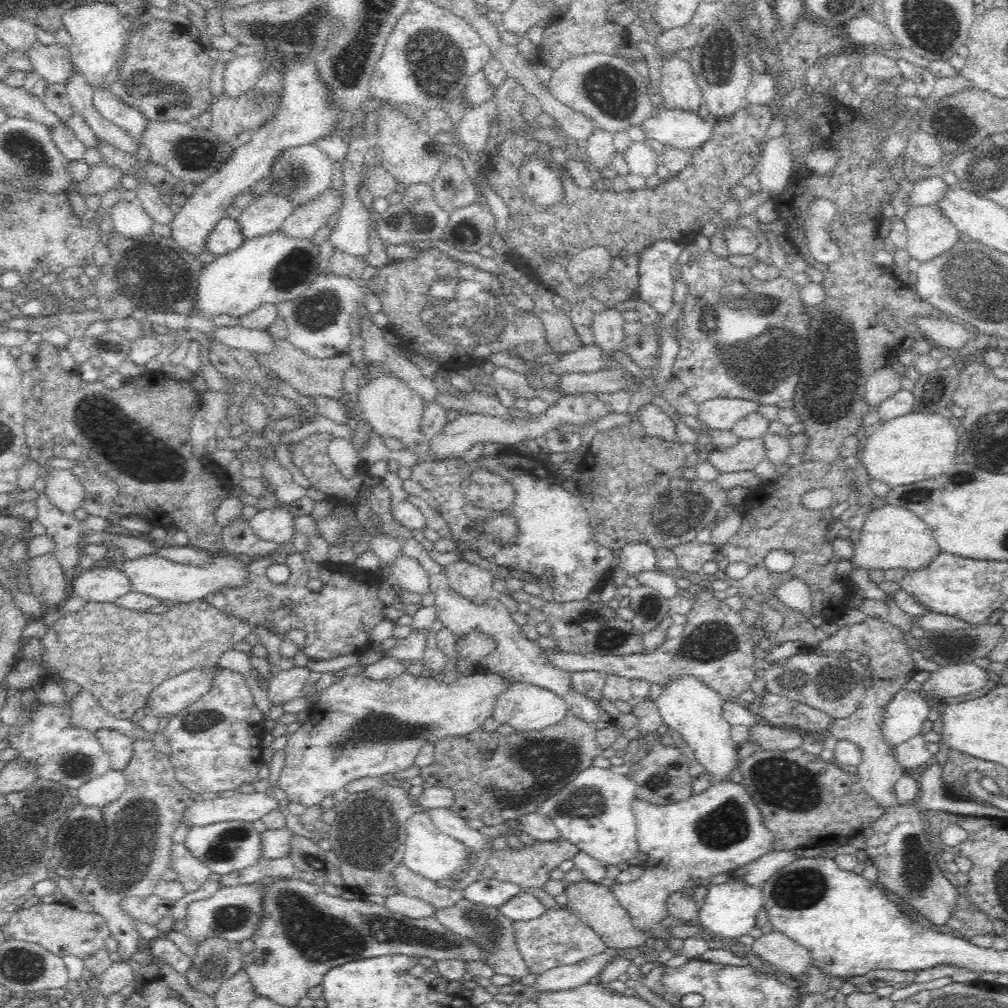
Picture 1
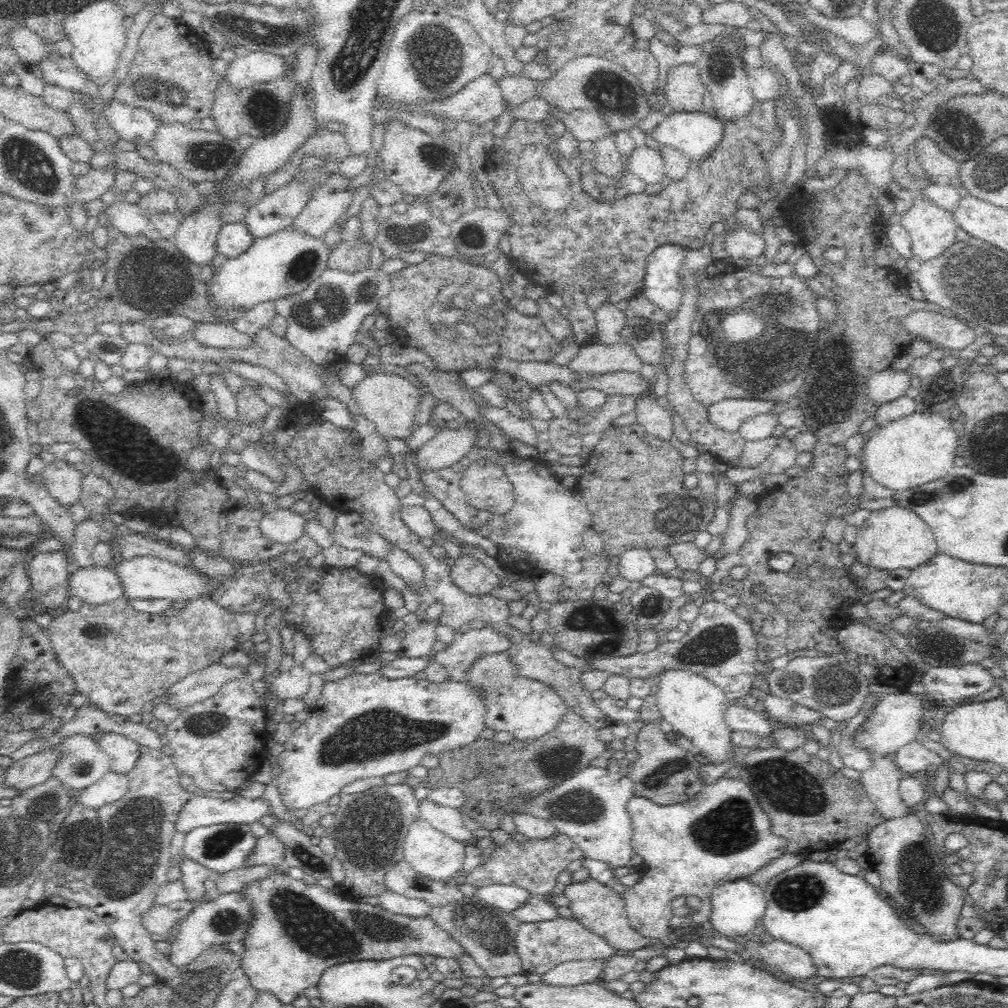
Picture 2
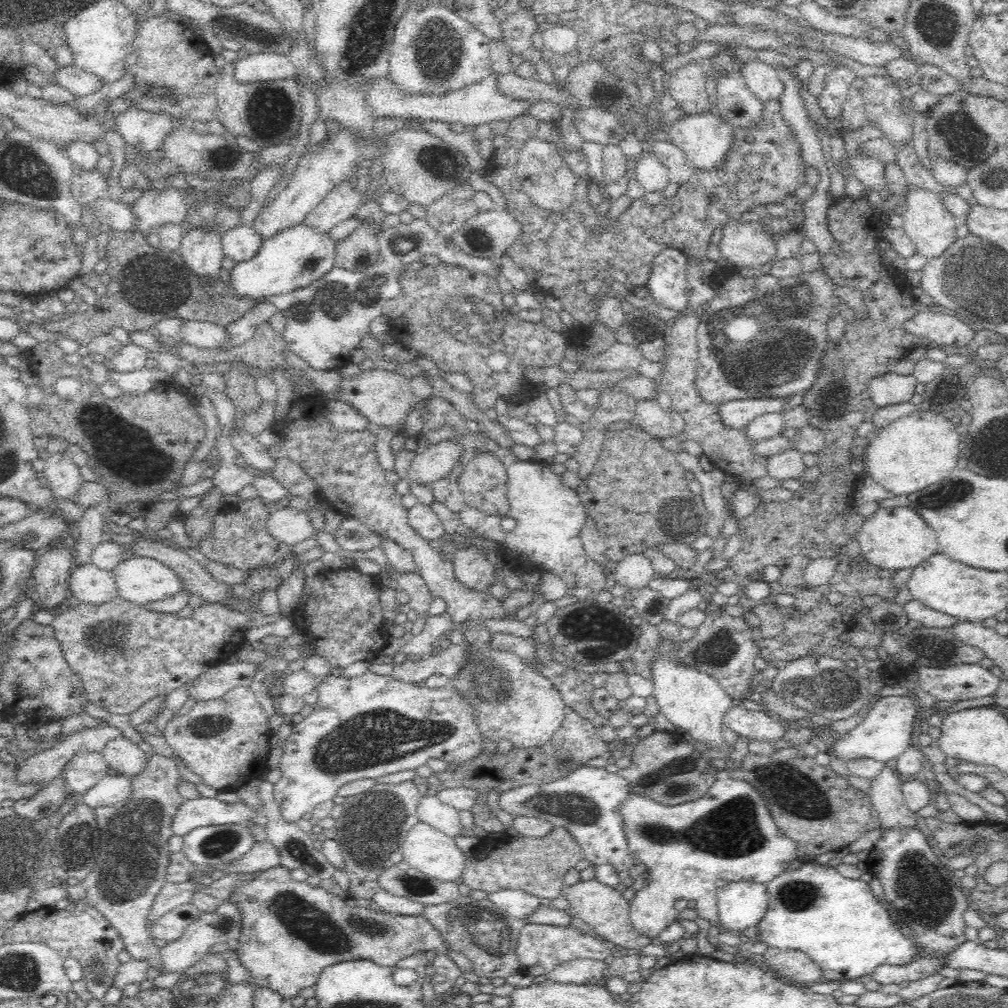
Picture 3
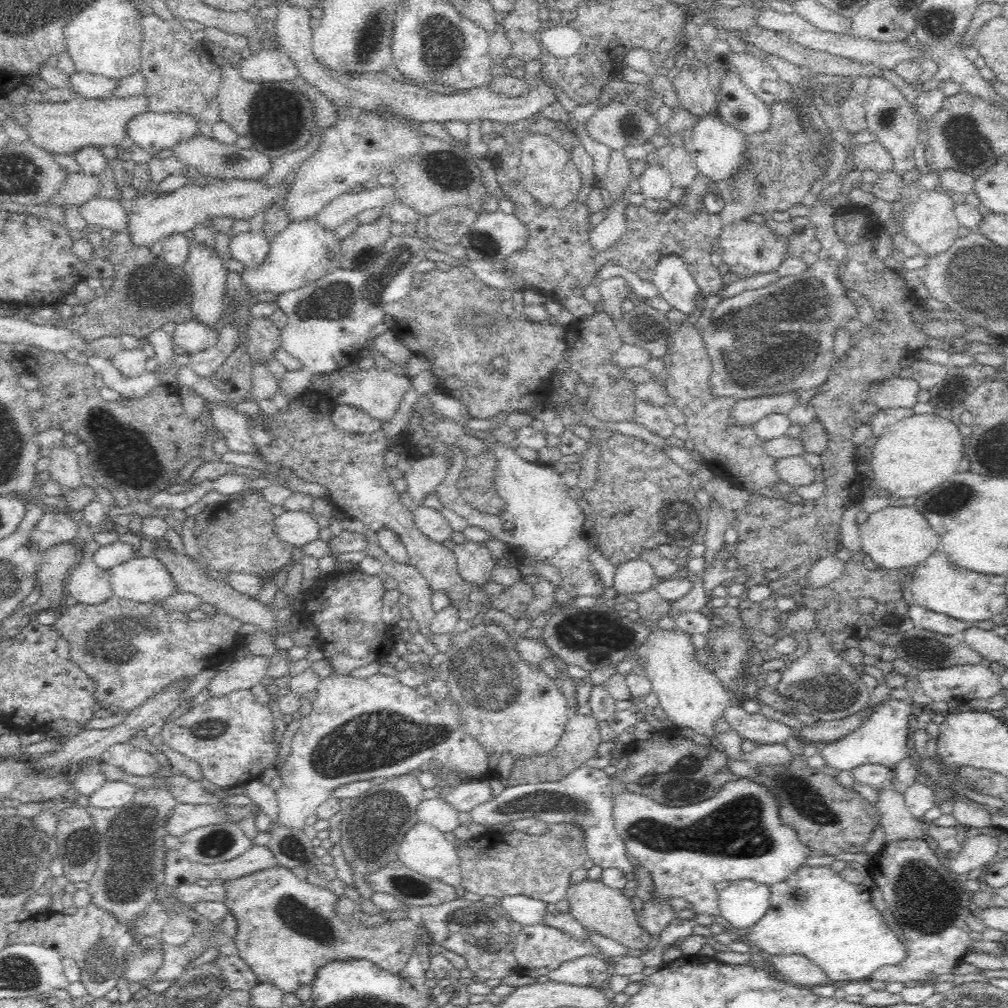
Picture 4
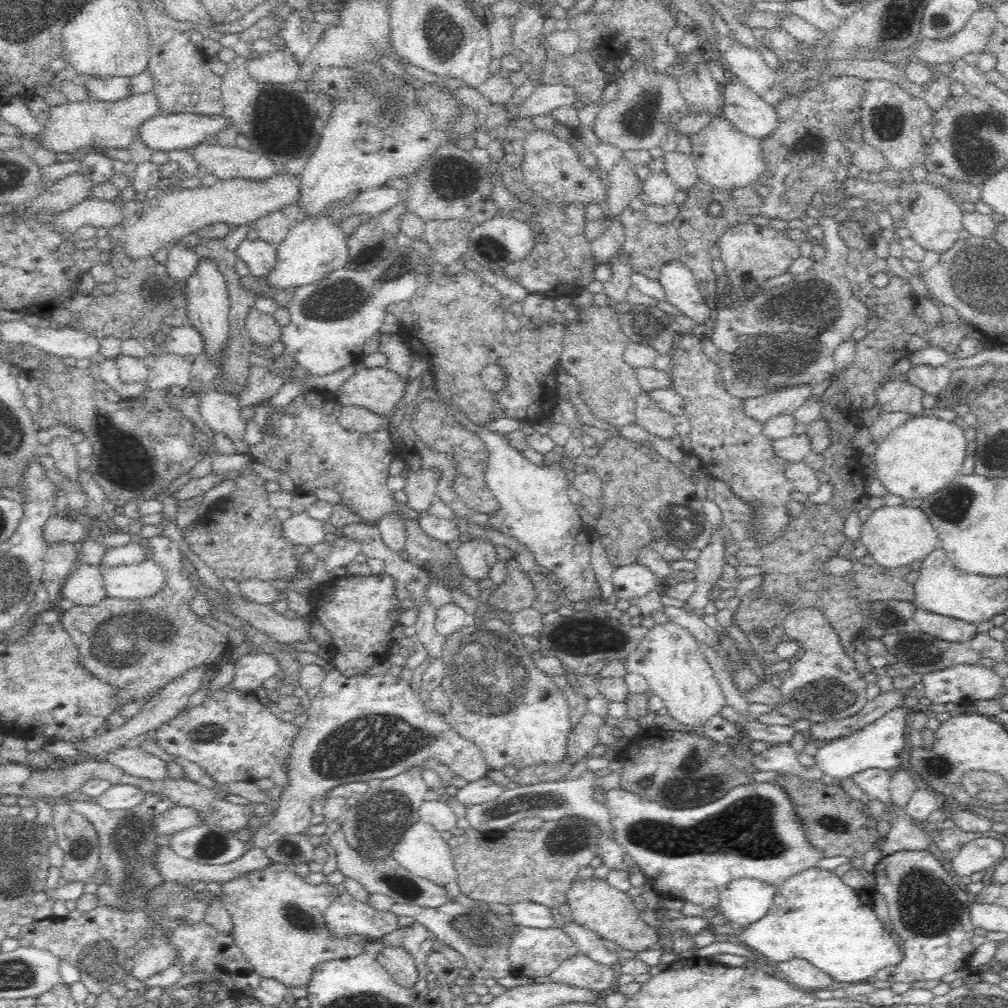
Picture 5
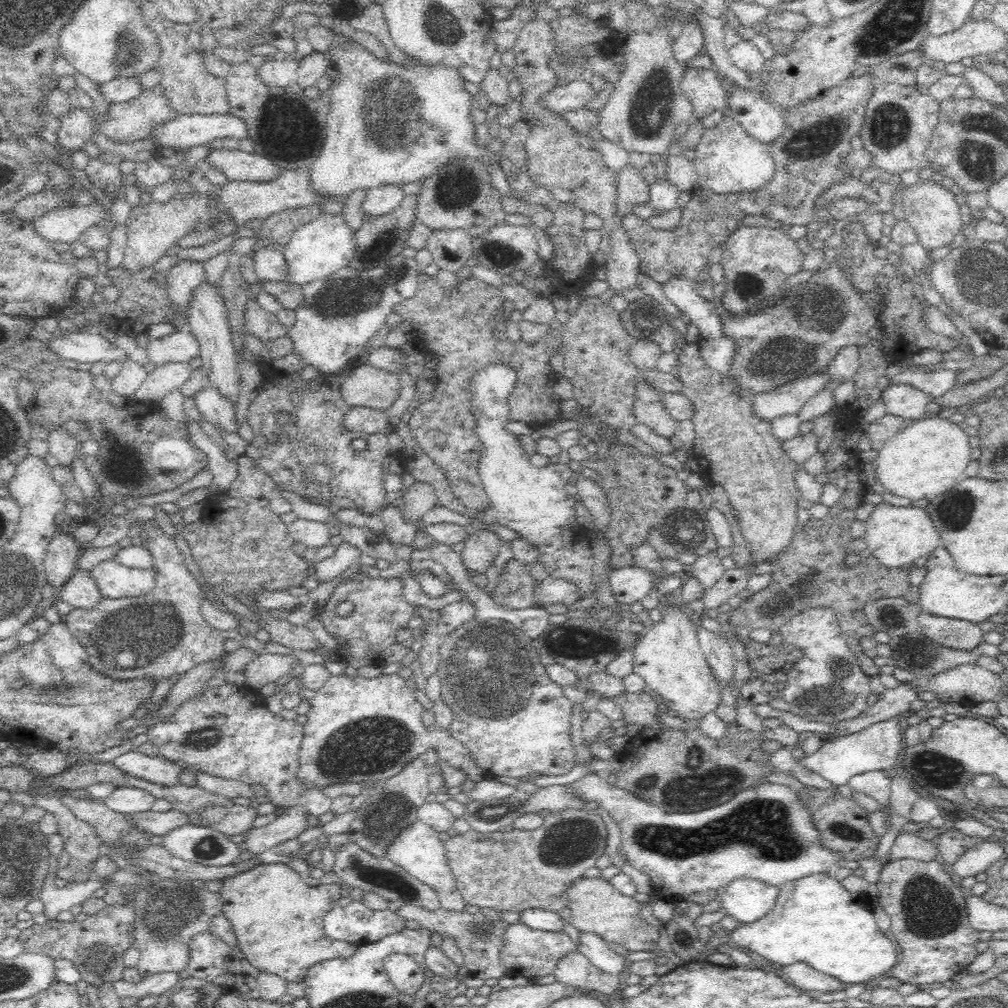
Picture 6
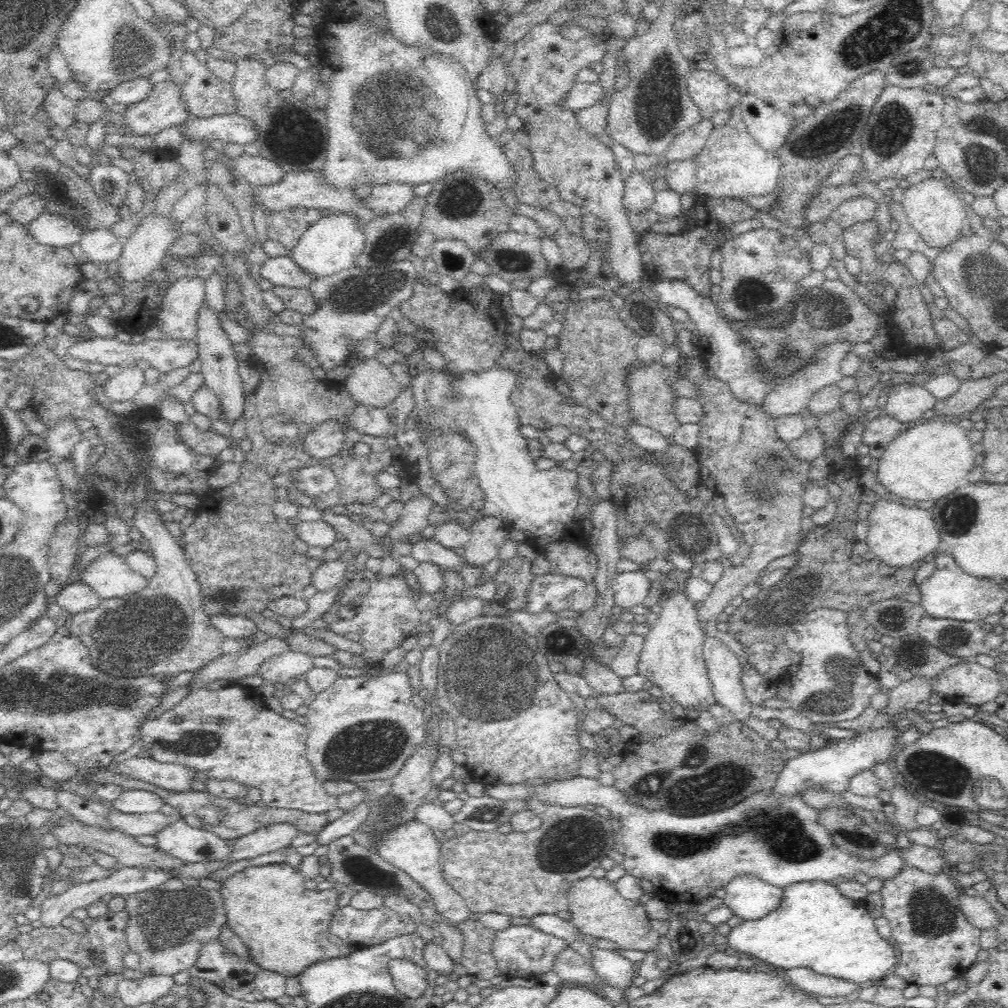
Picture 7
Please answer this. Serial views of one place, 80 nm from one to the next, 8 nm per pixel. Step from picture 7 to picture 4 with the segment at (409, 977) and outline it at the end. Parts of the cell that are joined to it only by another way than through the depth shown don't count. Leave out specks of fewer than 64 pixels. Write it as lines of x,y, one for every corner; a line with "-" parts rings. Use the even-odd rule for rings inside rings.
278,864
236,880
229,880
224,887
226,893
223,904
236,921
236,934
233,936
233,941
236,943
239,955
254,971
259,982
271,982
284,993
294,993
296,988
310,984
318,968
334,960
367,958
391,975
400,978
399,974
410,960
418,936
422,932
427,932
422,923
414,923
411,919
390,921
385,925
369,929
348,927
332,909
337,904
337,896
330,889
327,889
324,884
315,886
306,880
298,879
292,873
292,869

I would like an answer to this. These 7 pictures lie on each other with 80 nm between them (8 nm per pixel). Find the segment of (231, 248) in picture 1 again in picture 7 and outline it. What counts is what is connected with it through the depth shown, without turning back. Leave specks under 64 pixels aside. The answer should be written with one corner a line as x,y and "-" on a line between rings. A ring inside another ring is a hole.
270,257
260,270
260,276
275,286
294,290
310,290
320,279
308,275
289,257

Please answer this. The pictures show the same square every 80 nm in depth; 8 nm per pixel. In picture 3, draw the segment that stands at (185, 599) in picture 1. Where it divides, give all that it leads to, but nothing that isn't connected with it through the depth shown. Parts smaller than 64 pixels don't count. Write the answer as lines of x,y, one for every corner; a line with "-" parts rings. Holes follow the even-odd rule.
150,557
123,560
112,570
119,598
140,606
164,600
182,591
182,581
169,566

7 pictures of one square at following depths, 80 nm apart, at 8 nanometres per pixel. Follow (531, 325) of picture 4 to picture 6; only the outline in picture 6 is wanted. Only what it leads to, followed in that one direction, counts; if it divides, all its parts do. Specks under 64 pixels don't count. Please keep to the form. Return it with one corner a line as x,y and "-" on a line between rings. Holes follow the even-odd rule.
422,270
418,274
417,284
416,295
401,302
398,314
414,326
412,341
415,341
419,352
438,357
439,365
436,394
432,400
410,412
408,430
430,460
440,467
454,497
469,511
477,513
490,504
477,473
482,445
475,434
474,415
468,411
470,380
476,372
489,364
503,364
517,372
517,384
509,401
512,421
526,423
537,429
546,425
554,426
561,421
578,421
578,432
589,438
590,442
597,445
605,439
609,449
624,445
608,433
608,430
616,428
604,425
598,416
592,415
586,408
574,408
568,419
562,416
562,400
552,390
554,383
550,381
550,374
553,372
550,368
550,356
559,352
562,344
560,328
548,330
541,341
533,345
522,340
514,343
506,335
509,315
502,306
505,296
500,289
492,288
481,279
472,277
445,291
436,278
430,278
-
586,417
590,418
590,422
579,421

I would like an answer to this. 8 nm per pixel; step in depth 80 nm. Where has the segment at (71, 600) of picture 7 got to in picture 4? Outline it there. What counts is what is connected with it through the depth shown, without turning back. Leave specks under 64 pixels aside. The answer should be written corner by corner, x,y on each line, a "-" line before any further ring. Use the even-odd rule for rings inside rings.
90,554
79,557
77,565
67,578
66,597
70,596
77,604
94,606
113,597
110,591
108,573
103,571

